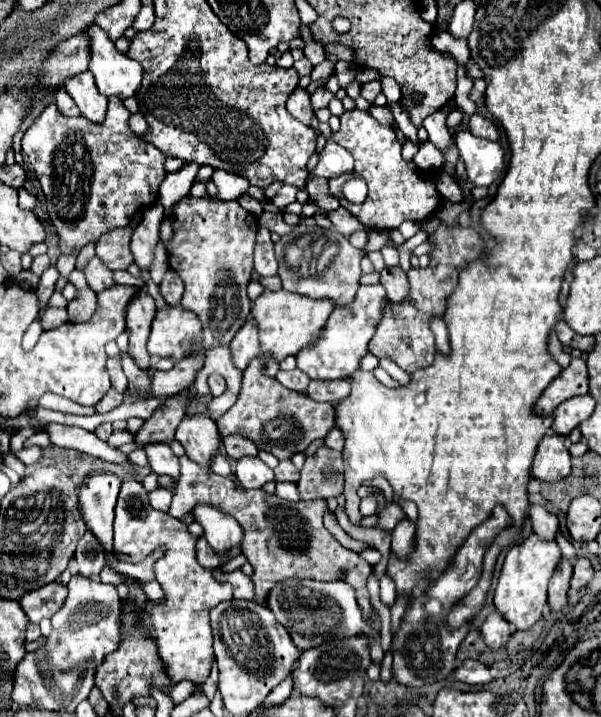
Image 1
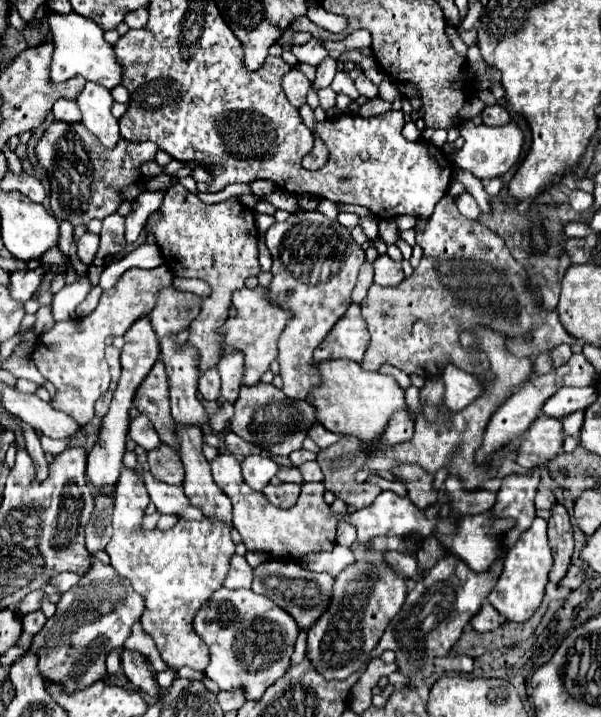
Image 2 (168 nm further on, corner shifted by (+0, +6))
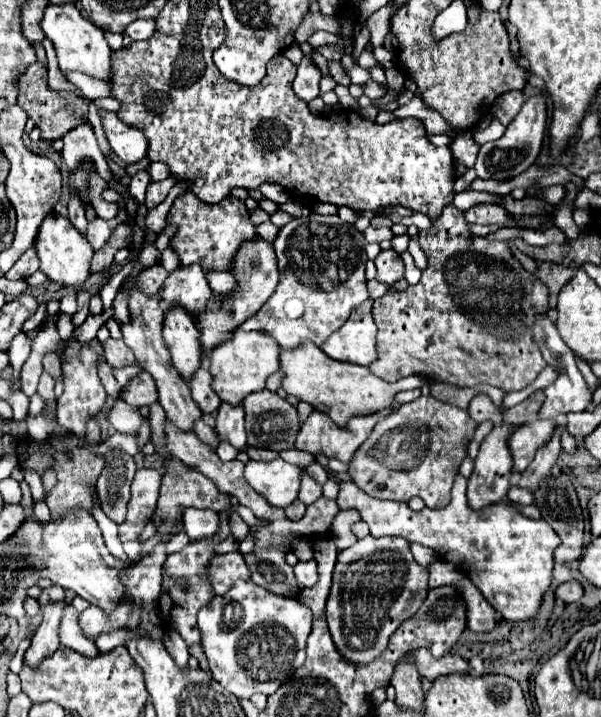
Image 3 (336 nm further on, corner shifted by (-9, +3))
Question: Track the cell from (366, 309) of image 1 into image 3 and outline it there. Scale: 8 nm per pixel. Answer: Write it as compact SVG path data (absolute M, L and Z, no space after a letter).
M367 299L361 305L357 305L355 309L361 309L363 315L359 311L353 311L351 317L345 321L345 325L321 345L321 349L329 357L365 367L377 359L377 347L375 347L377 327L369 313L371 305L373 299Z

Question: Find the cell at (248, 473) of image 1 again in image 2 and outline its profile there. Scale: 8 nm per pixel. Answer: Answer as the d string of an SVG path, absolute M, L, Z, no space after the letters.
M246 456L242 460L242 476L252 490L264 490L264 486L276 476L278 464L266 456Z

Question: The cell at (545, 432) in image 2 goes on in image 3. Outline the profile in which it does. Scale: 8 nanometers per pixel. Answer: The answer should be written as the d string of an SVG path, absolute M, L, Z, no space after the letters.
M529 419L523 427L517 427L509 437L507 445L513 457L513 471L525 471L535 451L551 437L555 429L553 419Z

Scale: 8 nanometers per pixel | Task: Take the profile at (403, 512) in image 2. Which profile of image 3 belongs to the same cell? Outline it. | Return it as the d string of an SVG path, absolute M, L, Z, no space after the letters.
M461 473L455 477L451 503L443 509L425 507L421 511L411 511L407 503L375 499L375 537L403 537L409 543L421 543L435 549L445 561L463 569L467 577L473 579L481 595L489 601L489 605L507 621L525 621L535 617L543 595L551 585L553 551L559 545L559 537L551 529L551 525L543 523L543 519L529 519L521 515L513 503L501 501L501 503L483 507L481 511L469 509L465 499L465 477Z

